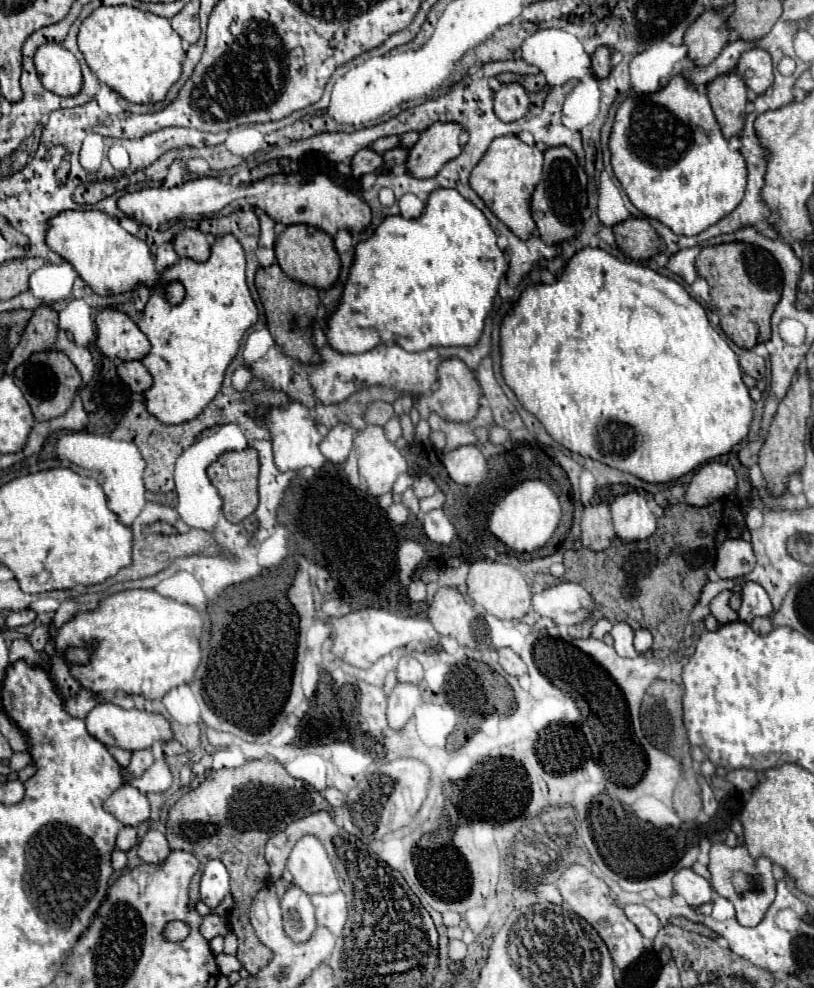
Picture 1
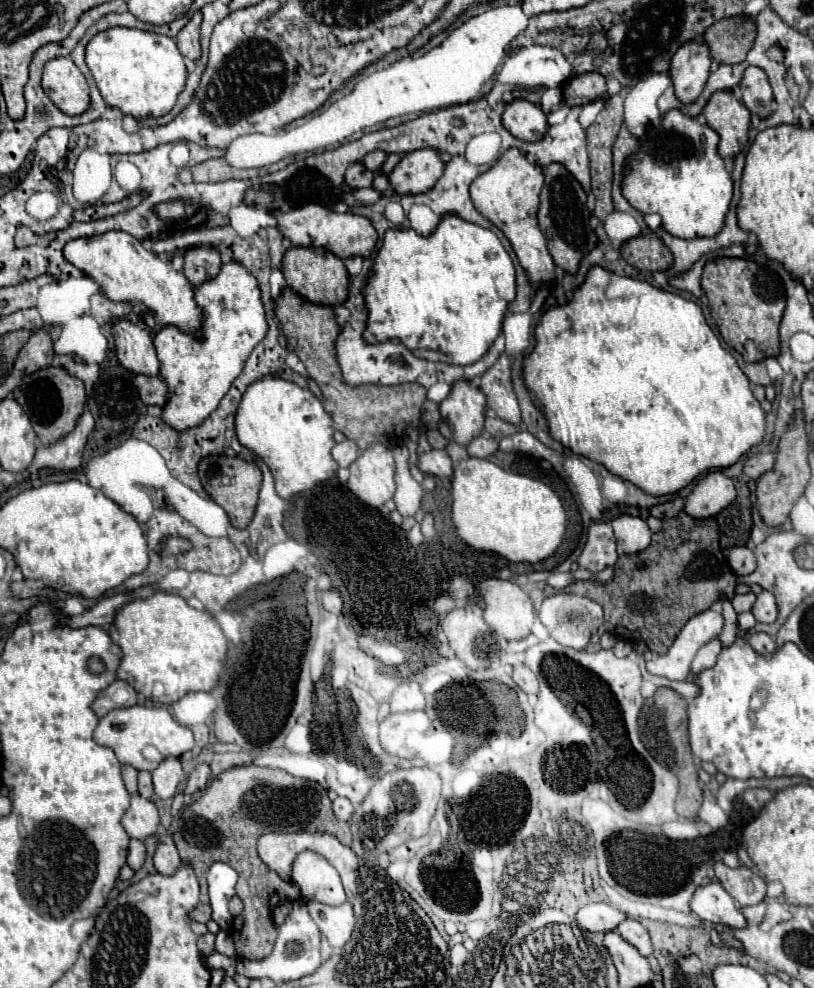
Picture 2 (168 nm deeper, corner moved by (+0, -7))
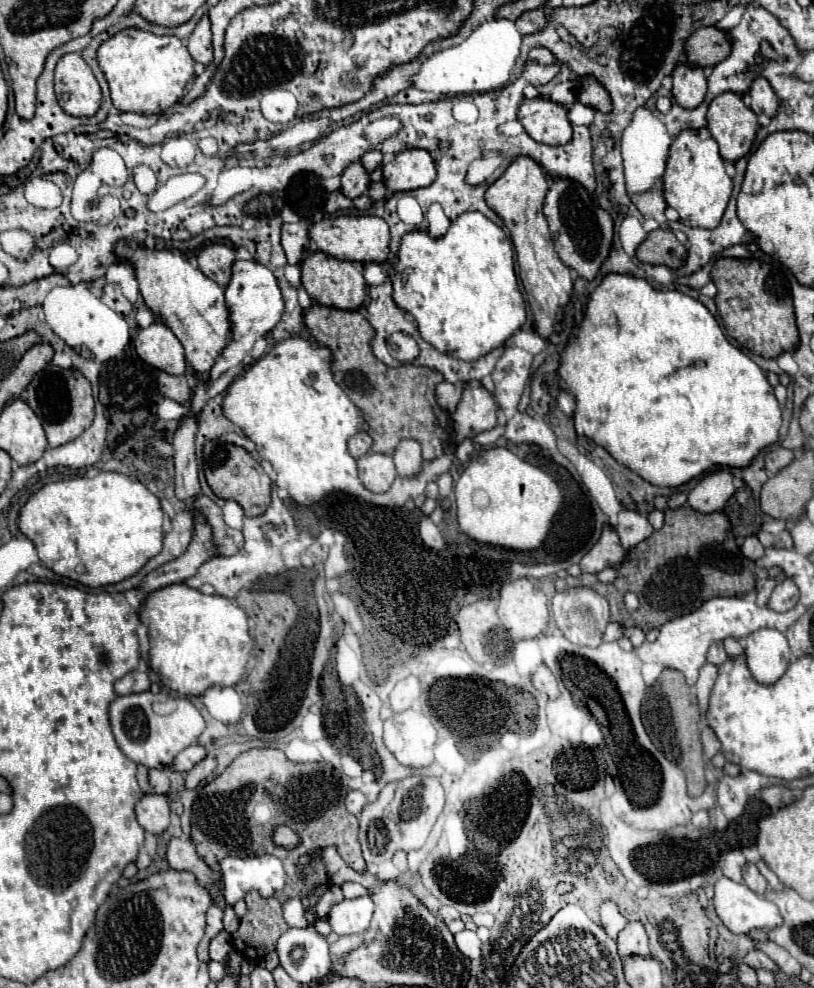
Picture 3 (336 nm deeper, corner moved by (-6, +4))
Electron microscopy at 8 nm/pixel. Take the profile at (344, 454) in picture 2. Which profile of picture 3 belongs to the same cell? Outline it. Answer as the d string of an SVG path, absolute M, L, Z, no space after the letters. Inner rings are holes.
M358 431L354 437L350 437L348 451L350 451L350 455L354 459L358 459L358 457L362 457L362 455L366 455L370 451L370 445L372 445L372 439L368 437L368 433Z

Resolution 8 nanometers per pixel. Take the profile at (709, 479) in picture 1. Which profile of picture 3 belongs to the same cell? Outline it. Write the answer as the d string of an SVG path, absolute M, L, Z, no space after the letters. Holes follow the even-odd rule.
M718 469L708 473L688 495L692 509L700 513L720 511L726 501L734 495L734 483L728 469Z

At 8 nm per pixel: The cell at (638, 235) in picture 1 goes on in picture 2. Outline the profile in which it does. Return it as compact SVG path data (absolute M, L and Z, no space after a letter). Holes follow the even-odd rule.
M636 236L628 242L624 242L622 254L624 254L622 258L638 270L666 272L674 262L674 256L666 248L664 242L656 240L656 238L648 238L648 236Z

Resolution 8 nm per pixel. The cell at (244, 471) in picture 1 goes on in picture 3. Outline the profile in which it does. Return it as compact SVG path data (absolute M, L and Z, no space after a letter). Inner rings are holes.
M208 441L204 445L204 475L212 491L222 499L236 501L244 509L246 517L256 517L270 505L270 477L262 465L242 447L222 441Z

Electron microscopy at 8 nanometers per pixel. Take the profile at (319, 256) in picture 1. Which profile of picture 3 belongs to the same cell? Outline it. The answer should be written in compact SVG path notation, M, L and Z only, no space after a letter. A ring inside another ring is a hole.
M314 251L300 263L302 271L302 287L306 293L320 305L338 307L338 309L358 309L366 301L366 281L362 277L362 263L358 261L342 261L328 253Z

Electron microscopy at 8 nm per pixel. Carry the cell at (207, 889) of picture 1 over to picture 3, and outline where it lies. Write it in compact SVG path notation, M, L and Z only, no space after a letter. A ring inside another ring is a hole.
M274 855L258 857L224 857L220 861L222 889L228 905L252 889L260 891L262 897L270 897L284 887L284 869Z

